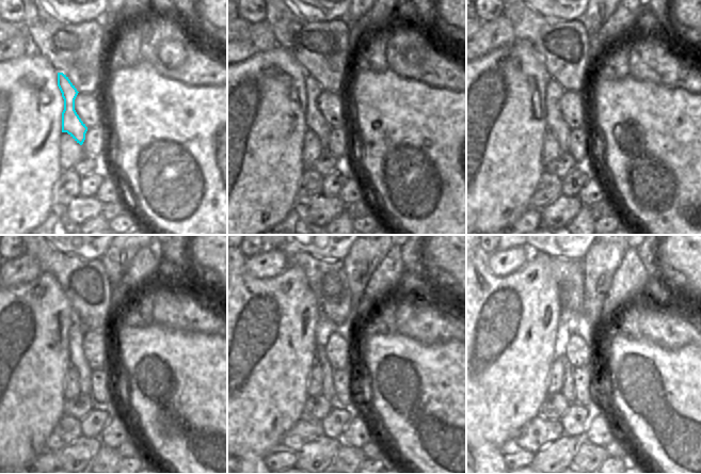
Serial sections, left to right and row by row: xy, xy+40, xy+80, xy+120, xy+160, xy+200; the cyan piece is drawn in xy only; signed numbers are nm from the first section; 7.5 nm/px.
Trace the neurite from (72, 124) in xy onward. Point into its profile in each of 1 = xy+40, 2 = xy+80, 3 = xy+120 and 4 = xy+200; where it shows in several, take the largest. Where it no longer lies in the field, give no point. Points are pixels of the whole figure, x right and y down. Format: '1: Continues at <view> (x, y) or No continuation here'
1: Continues at xy+40 (314, 120)
2: Continues at xy+80 (555, 123)
3: Continues at xy+120 (77, 330)
4: Continues at xy+200 (568, 389).

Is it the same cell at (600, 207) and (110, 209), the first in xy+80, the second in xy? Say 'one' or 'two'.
one

